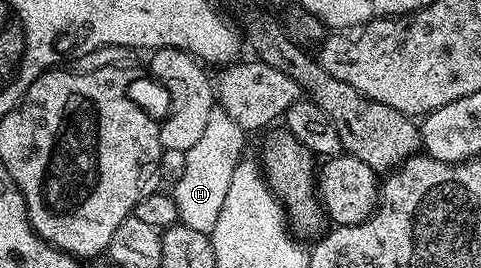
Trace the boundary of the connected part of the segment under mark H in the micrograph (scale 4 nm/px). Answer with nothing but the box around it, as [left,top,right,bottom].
[172,105,247,235]

